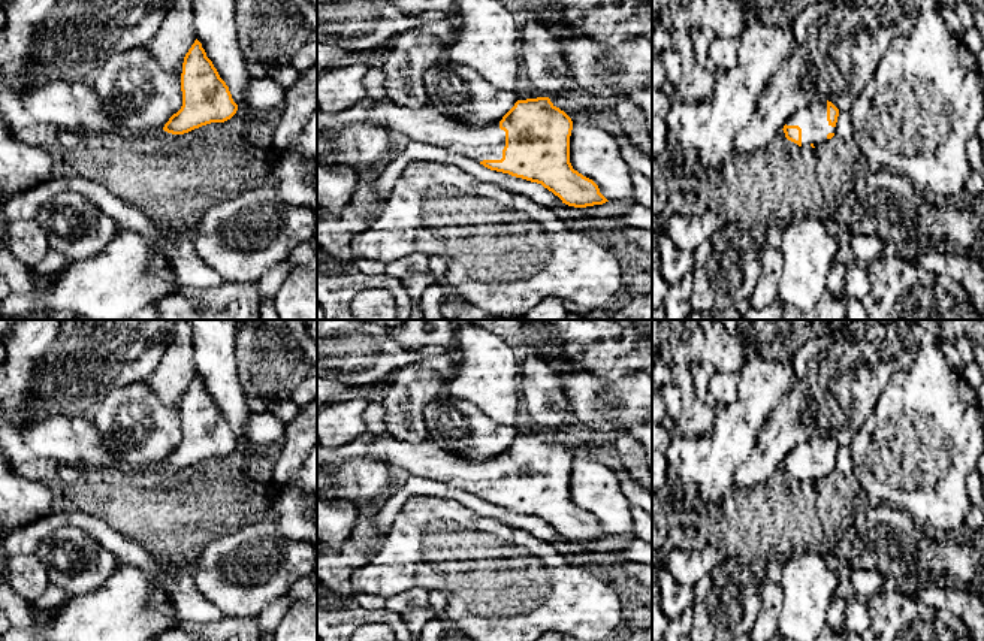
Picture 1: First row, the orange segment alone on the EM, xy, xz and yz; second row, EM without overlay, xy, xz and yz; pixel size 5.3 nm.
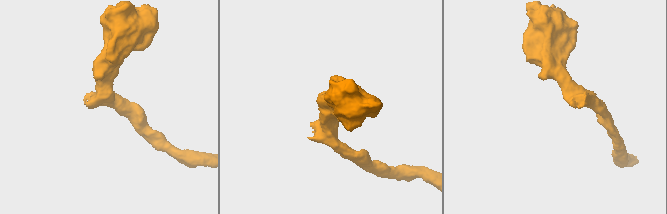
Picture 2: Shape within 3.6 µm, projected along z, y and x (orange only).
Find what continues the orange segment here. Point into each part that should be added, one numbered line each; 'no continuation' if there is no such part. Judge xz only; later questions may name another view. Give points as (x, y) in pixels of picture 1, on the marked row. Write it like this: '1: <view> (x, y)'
1: xz (428, 126)

